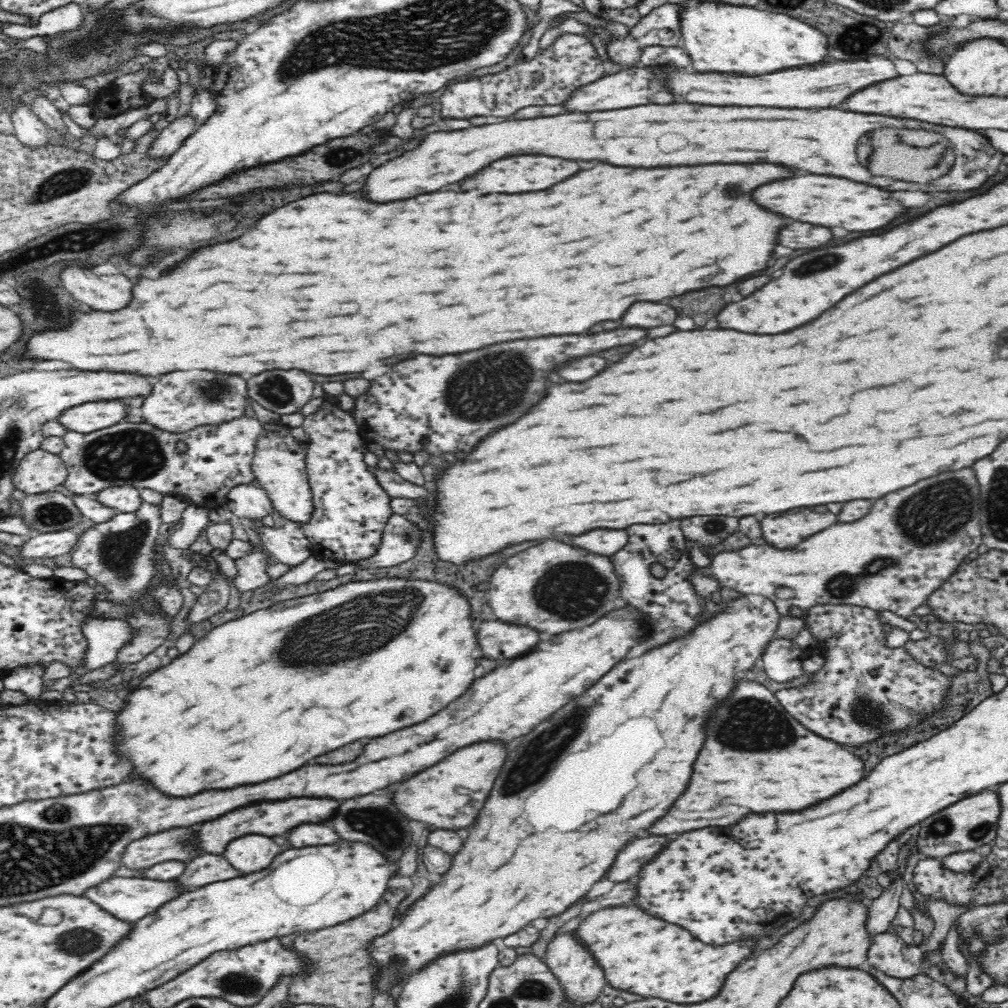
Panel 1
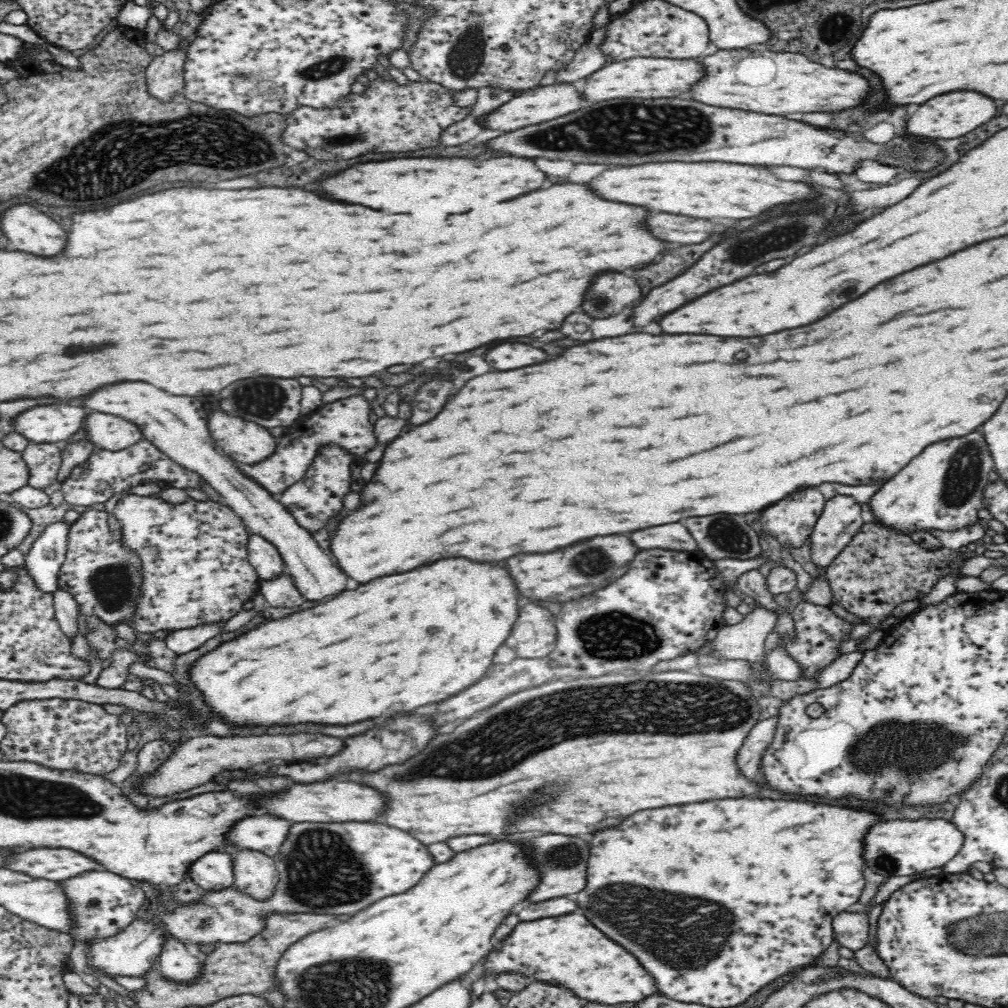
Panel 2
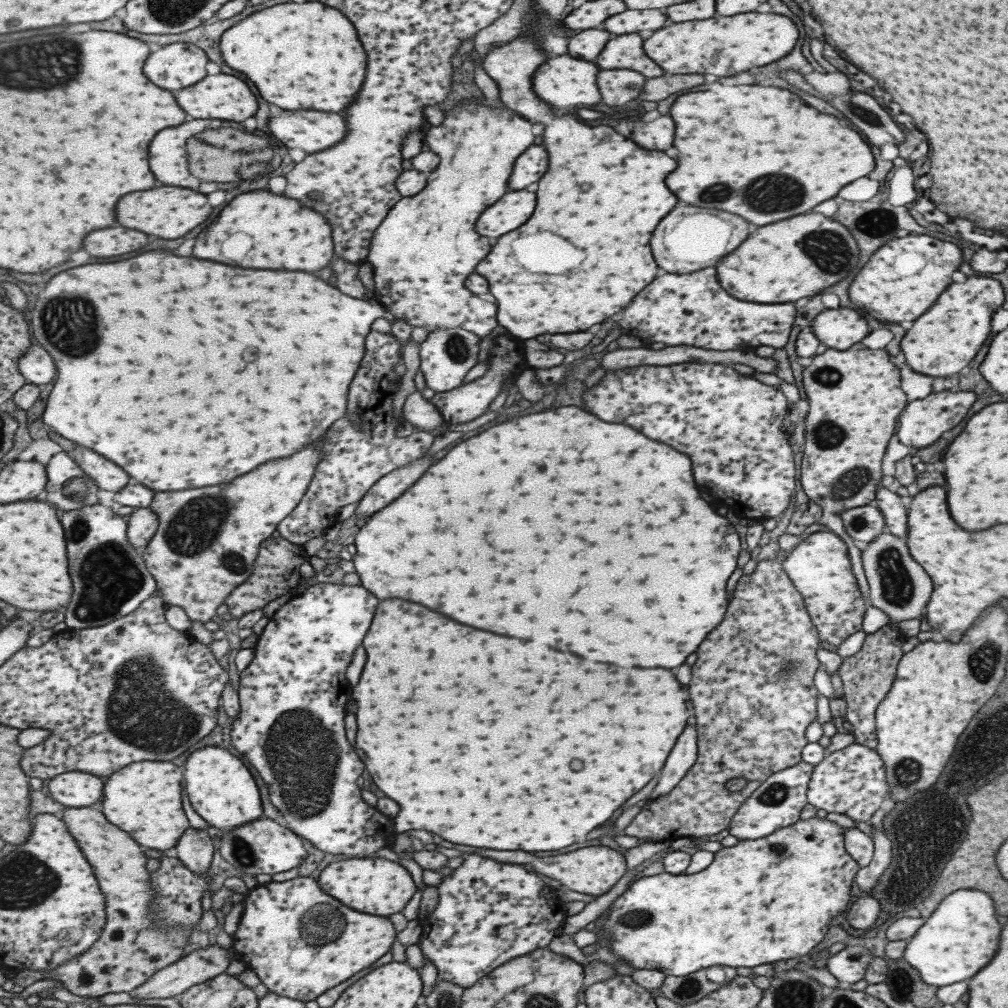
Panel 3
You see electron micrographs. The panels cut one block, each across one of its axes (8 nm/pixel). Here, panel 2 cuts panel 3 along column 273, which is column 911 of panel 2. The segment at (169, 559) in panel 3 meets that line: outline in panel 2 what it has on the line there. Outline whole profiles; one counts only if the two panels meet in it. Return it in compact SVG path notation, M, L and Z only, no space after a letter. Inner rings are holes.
M980 432L966 438L936 442L872 496L872 524L904 536L912 532L950 534L972 528L980 524L976 510L986 508L984 494L992 484L992 480L988 480L992 470L996 470L996 466Z

